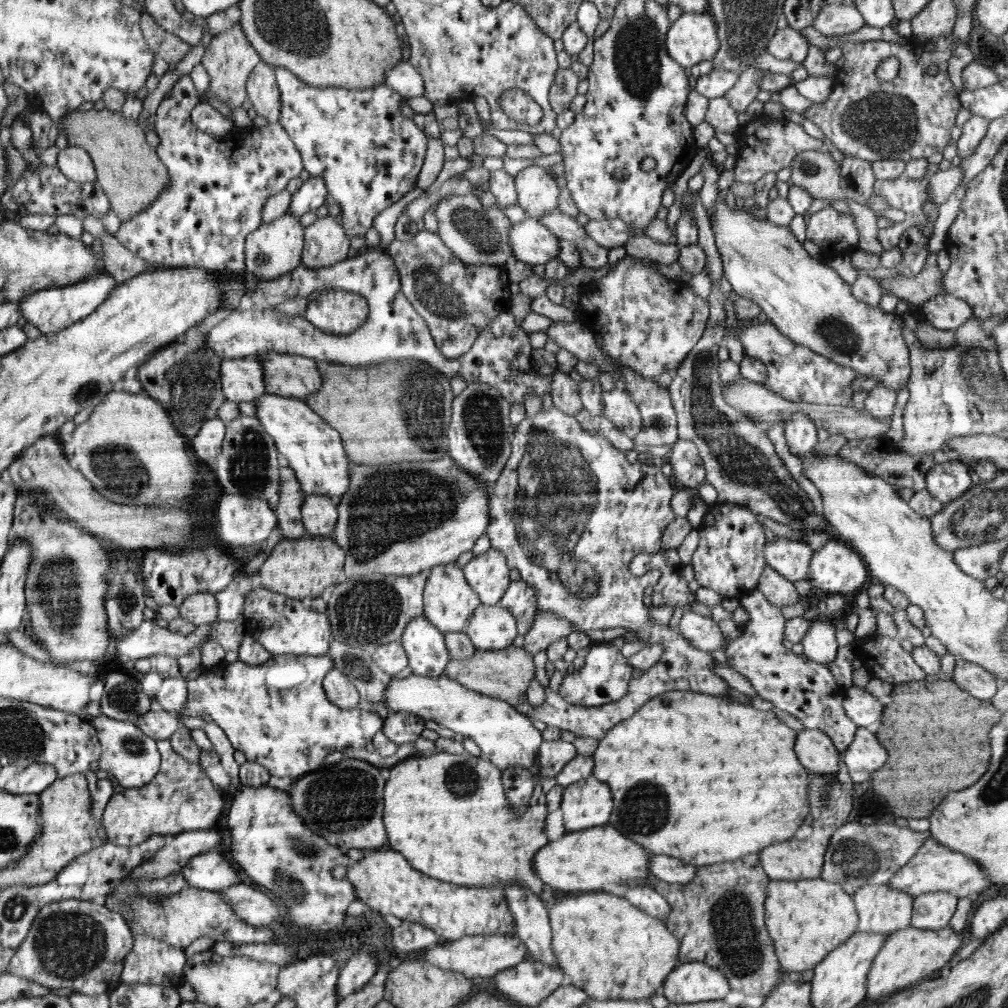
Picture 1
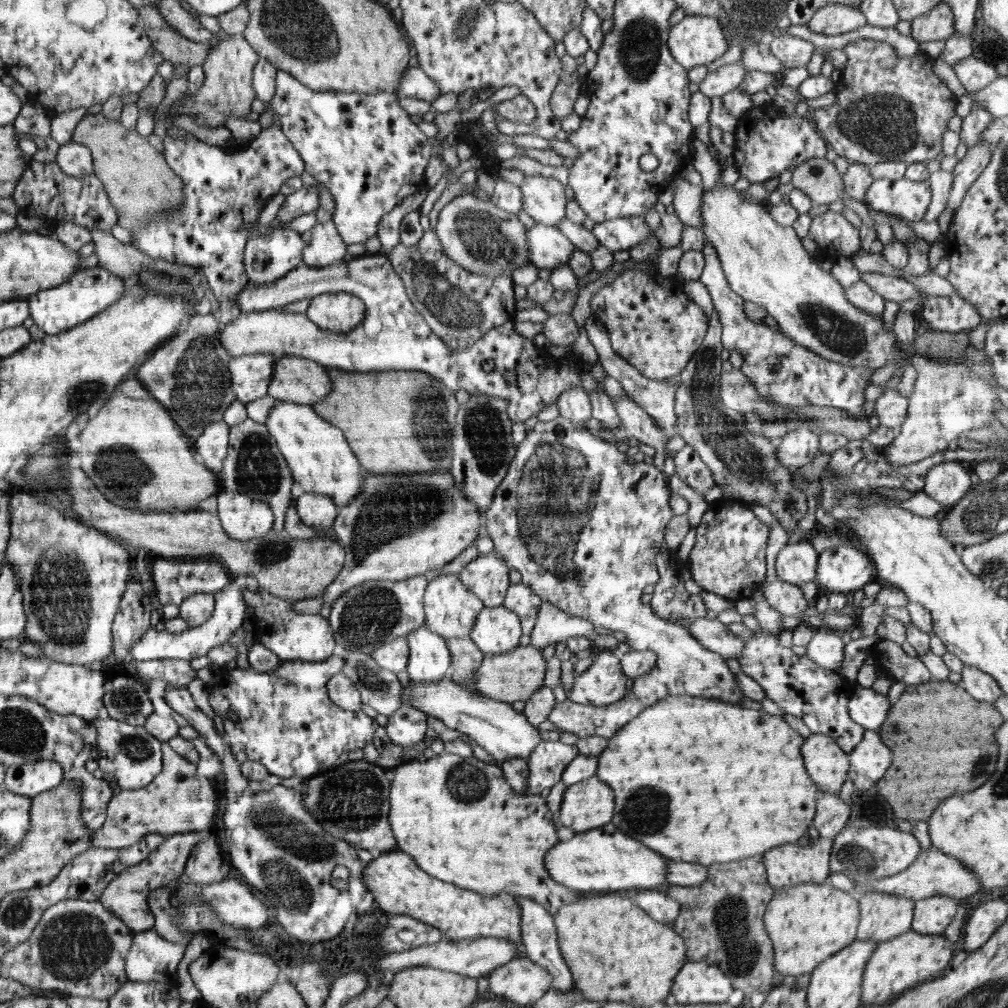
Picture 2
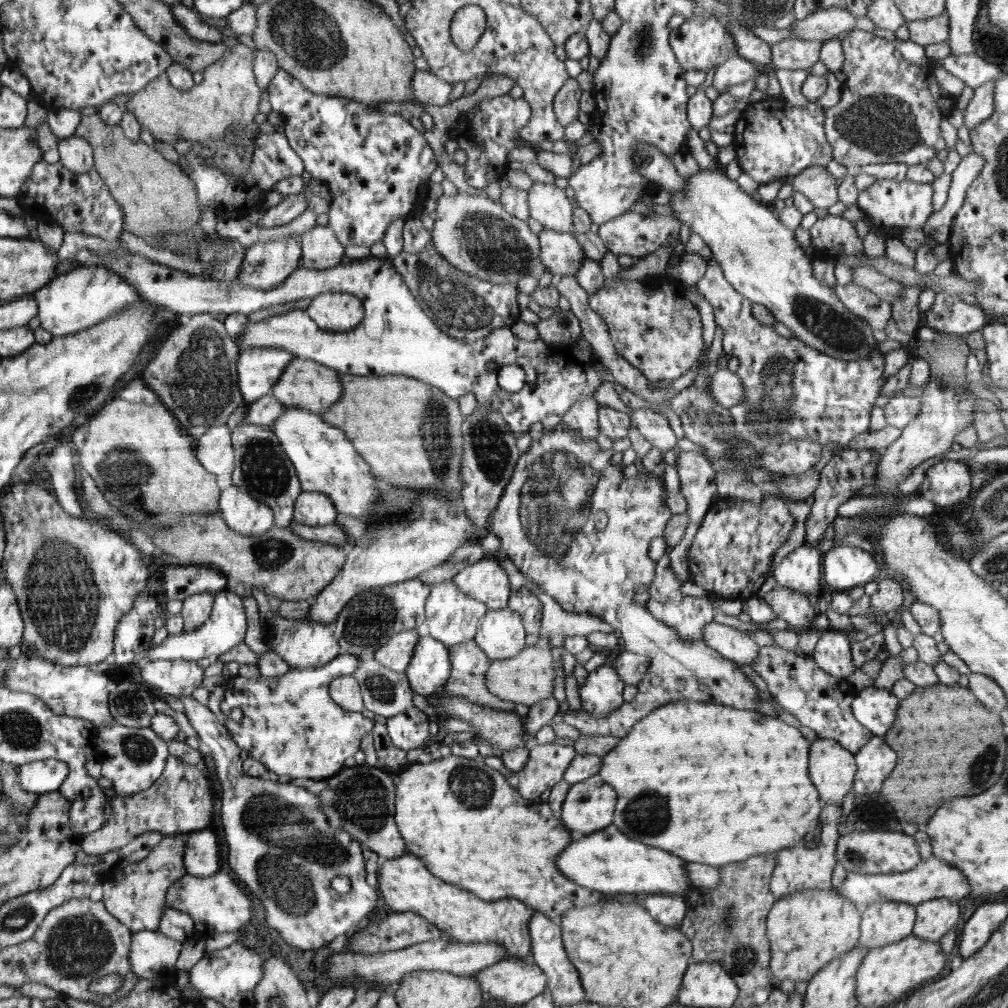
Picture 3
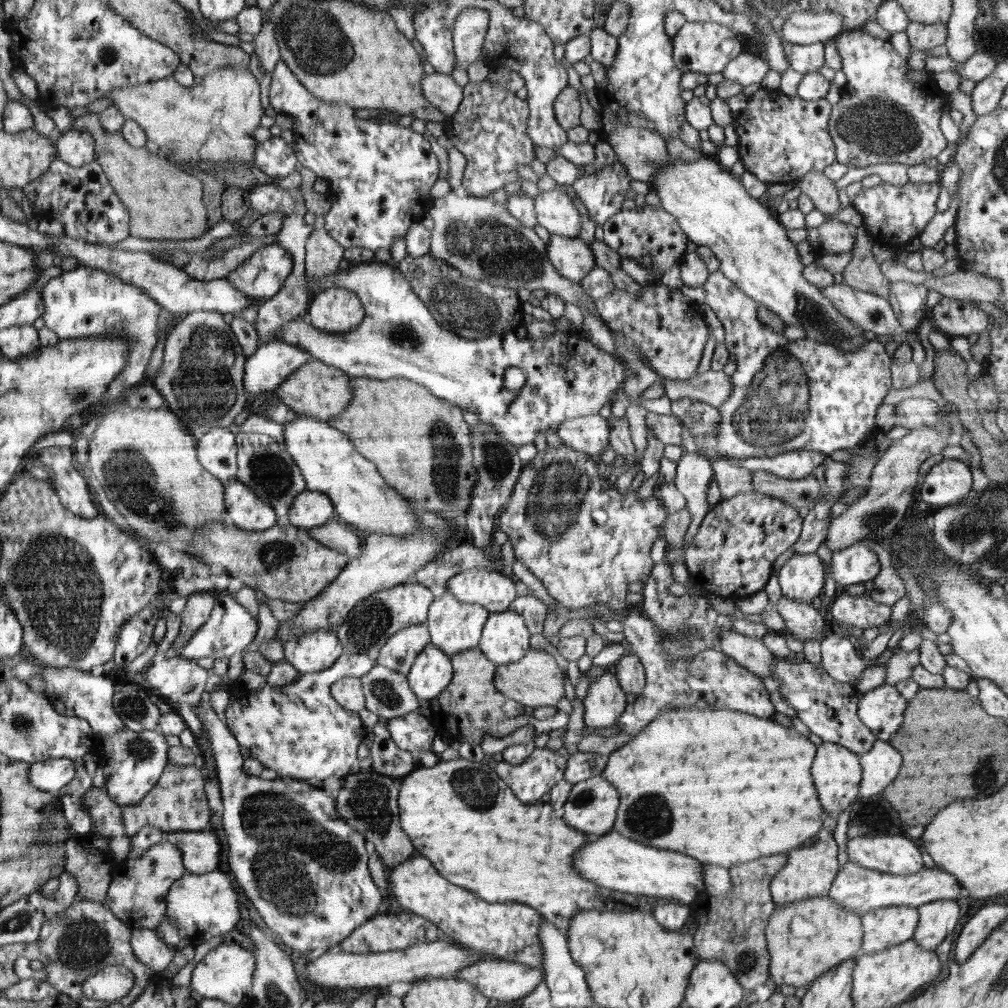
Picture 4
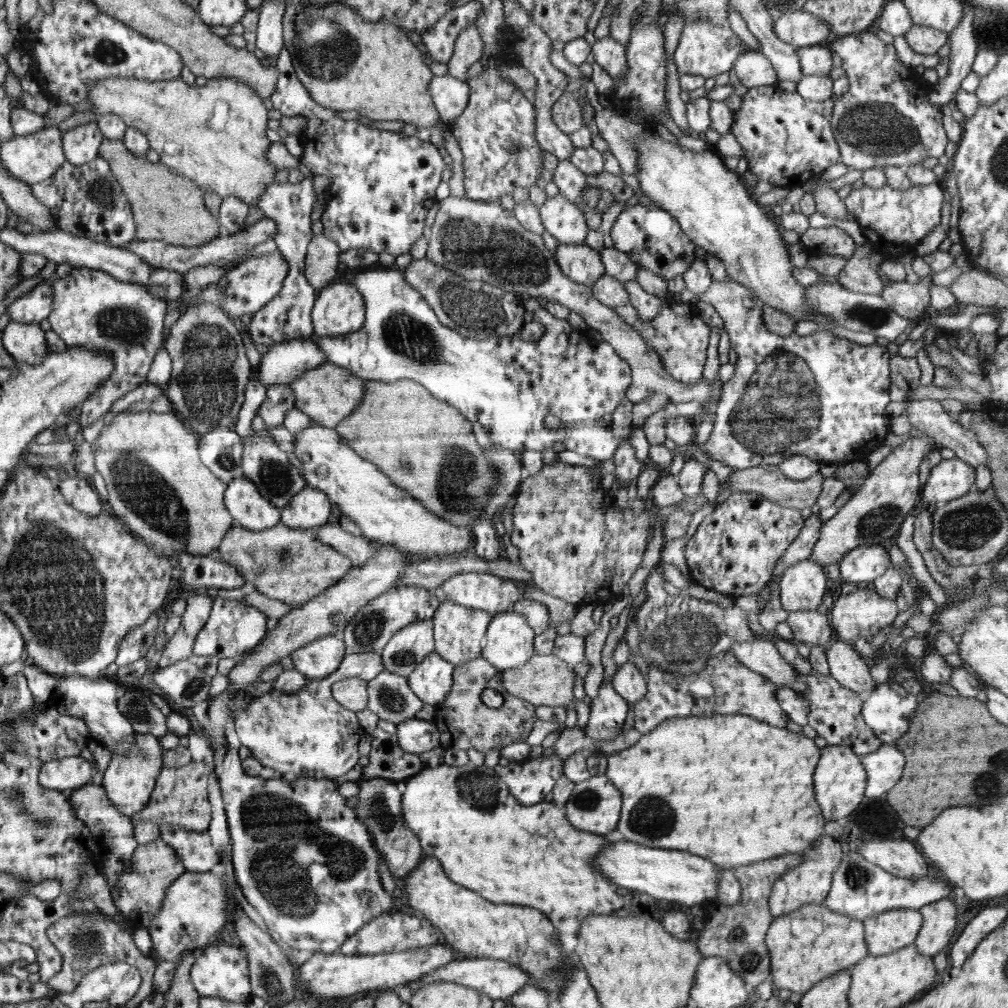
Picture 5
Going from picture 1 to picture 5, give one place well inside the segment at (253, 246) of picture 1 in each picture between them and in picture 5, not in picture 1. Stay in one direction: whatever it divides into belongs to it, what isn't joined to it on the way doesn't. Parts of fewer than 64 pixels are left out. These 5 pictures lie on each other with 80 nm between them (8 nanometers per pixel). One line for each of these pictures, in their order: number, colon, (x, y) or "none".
2: (268, 257)
3: (267, 265)
4: (262, 275)
5: (246, 288)

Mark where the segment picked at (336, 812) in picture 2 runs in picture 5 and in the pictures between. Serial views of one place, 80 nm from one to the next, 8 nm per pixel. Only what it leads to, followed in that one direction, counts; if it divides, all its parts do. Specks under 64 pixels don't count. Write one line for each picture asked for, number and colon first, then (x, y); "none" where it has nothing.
3: (360, 801)
4: (368, 801)
5: (378, 806)

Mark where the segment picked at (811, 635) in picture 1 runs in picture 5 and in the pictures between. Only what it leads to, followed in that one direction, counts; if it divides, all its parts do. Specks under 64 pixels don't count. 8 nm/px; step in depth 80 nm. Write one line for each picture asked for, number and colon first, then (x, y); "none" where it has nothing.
2: (826, 648)
3: (832, 653)
4: (840, 658)
5: (846, 665)

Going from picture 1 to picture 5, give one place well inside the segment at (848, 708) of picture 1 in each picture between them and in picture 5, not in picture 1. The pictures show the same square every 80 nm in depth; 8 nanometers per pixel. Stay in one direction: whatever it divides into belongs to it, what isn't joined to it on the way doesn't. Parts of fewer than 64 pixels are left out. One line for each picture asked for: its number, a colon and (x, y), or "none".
2: (868, 708)
3: (875, 708)
4: (881, 709)
5: (888, 709)

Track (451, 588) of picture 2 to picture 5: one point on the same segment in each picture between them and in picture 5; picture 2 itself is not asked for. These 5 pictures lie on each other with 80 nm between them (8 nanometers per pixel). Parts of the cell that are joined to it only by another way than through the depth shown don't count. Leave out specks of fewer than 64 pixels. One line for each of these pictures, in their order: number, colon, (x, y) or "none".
3: (451, 617)
4: (454, 625)
5: (459, 632)

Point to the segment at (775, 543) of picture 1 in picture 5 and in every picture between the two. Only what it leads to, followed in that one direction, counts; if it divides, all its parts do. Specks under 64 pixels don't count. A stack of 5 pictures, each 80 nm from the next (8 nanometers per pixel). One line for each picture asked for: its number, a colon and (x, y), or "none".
2: (795, 563)
3: (800, 570)
4: (802, 576)
5: (801, 589)

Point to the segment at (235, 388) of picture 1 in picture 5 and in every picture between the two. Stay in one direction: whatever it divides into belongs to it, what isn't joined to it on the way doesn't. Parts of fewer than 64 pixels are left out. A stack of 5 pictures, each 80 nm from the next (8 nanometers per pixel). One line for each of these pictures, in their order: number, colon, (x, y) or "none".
2: (250, 375)
3: (259, 369)
4: (273, 362)
5: (287, 361)

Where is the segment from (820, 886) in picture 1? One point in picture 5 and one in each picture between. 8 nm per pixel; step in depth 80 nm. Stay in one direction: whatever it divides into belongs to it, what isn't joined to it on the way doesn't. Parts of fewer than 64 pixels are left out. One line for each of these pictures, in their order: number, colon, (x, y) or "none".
2: (808, 922)
3: (806, 930)
4: (806, 938)
5: (812, 943)

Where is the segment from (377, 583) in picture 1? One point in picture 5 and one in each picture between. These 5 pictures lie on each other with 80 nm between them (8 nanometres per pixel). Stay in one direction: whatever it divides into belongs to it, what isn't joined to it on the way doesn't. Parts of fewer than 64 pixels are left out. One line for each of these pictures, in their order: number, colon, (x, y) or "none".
2: (374, 613)
3: (366, 623)
4: (369, 625)
5: (372, 626)

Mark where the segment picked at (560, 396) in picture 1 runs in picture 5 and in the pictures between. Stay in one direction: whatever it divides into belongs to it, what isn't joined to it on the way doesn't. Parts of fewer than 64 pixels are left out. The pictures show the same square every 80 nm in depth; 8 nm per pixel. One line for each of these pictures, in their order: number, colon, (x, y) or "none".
2: (573, 403)
3: (581, 418)
4: (590, 433)
5: (595, 439)

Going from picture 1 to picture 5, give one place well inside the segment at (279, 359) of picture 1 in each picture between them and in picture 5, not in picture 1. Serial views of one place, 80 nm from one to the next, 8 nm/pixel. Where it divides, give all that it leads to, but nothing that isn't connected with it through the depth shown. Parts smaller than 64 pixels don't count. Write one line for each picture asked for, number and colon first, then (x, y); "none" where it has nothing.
2: (295, 379)
3: (306, 384)
4: (317, 390)
5: (327, 394)

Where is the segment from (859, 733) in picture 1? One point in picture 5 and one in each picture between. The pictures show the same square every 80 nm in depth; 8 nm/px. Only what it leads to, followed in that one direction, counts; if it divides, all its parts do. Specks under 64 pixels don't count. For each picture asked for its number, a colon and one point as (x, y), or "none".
2: (868, 761)
3: (874, 761)
4: (880, 764)
5: (883, 767)

